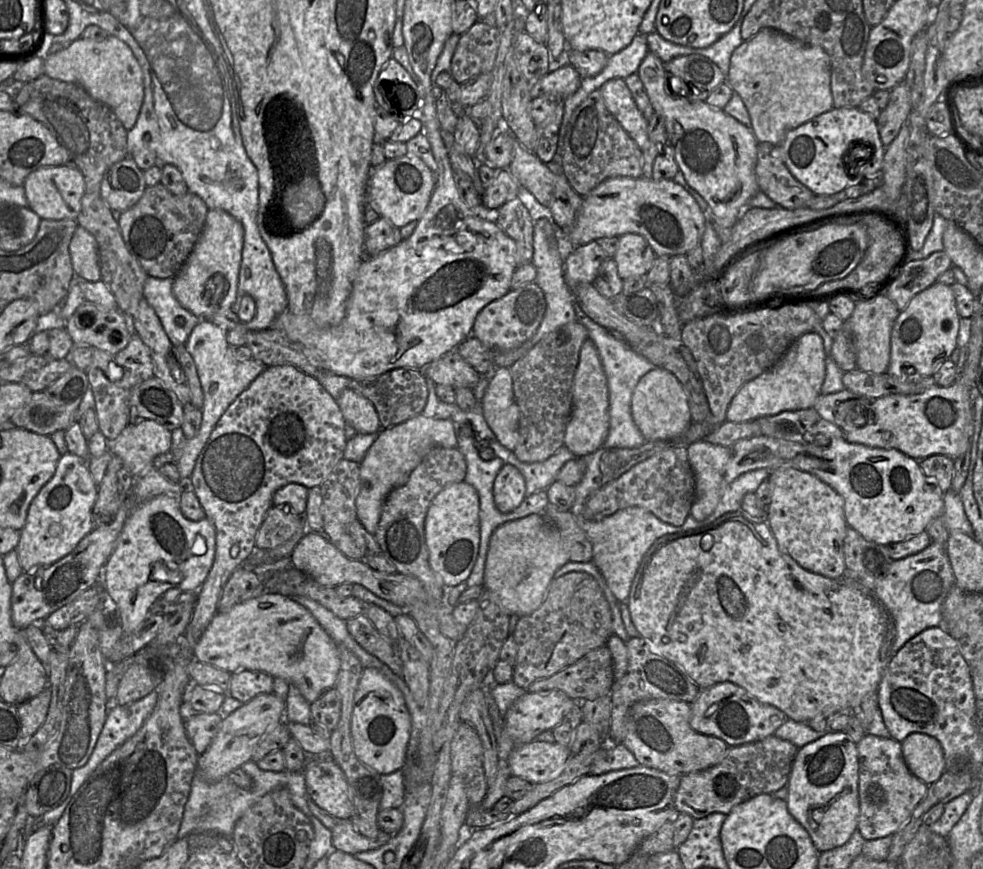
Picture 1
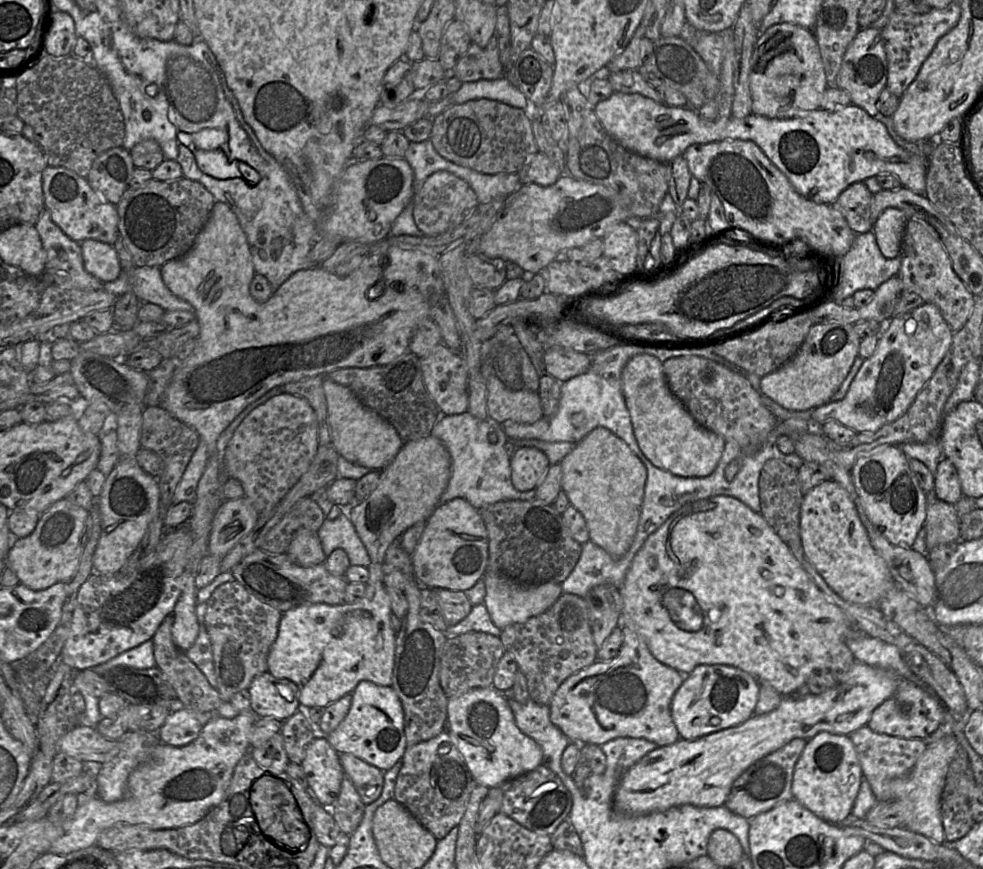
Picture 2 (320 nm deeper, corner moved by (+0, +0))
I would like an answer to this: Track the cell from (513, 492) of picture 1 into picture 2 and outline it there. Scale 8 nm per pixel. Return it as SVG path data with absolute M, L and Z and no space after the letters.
M517 448L510 457L511 483L520 492L536 489L549 467L549 460L541 450Z

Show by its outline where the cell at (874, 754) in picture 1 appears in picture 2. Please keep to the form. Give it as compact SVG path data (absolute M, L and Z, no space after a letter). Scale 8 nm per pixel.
M868 725L848 735L857 752L864 779L869 782L871 790L879 801L890 800L890 781L906 775L915 765L920 755L926 748L926 743L921 739L906 739L872 731Z

